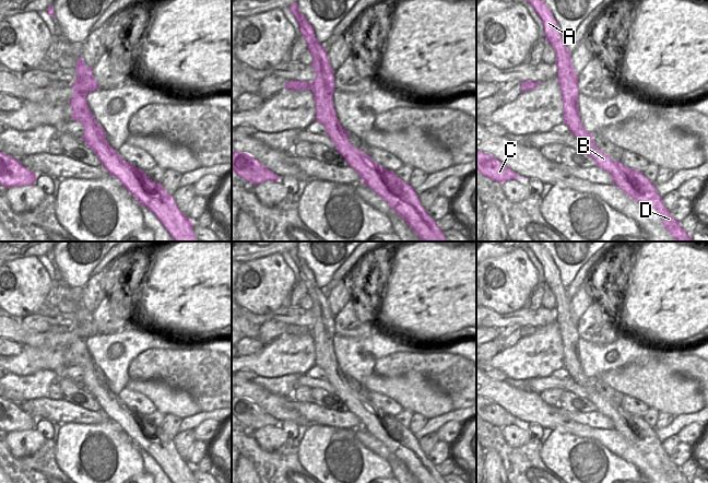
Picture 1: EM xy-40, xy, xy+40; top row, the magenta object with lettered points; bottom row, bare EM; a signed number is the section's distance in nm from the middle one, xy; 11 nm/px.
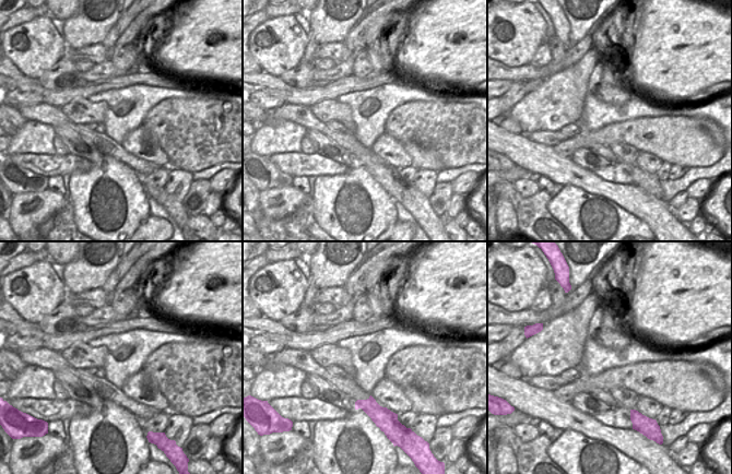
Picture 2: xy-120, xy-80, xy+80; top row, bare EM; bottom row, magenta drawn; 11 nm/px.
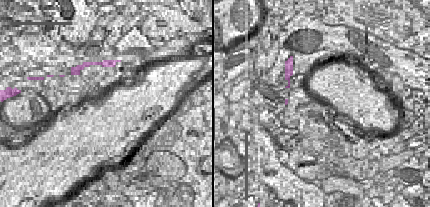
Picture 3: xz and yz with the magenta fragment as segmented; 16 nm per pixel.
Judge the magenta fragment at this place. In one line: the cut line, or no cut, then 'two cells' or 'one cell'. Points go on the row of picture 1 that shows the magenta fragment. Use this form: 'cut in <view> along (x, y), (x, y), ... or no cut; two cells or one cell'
cut in xy along (311, 82), (309, 89); two cells

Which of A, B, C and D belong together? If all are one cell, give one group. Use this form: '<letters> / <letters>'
A B D / C

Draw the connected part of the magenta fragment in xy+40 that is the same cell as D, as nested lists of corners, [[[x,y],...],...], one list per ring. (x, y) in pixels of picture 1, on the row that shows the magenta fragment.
[[[524,0],[531,4],[540,16],[545,39],[550,43],[556,54],[557,79],[560,87],[563,110],[565,113],[563,122],[566,123],[570,133],[587,145],[588,155],[601,169],[607,172],[613,178],[613,185],[617,186],[628,197],[636,200],[644,209],[654,209],[665,229],[676,242],[693,242],[670,213],[658,193],[654,184],[636,169],[628,168],[620,161],[612,161],[609,155],[598,149],[593,142],[593,133],[589,133],[582,126],[578,106],[578,75],[571,63],[571,54],[567,50],[566,43],[560,36],[560,27],[555,21],[551,10],[544,0]]]

